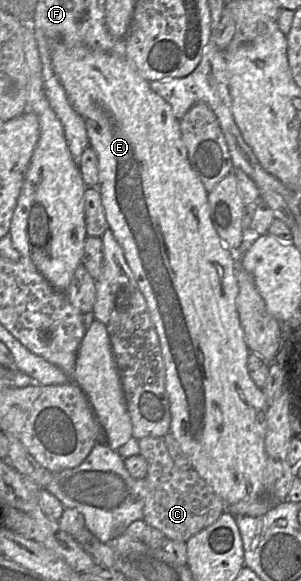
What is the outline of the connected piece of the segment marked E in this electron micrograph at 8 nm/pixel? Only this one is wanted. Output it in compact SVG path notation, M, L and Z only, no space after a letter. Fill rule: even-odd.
M55 44L51 56L52 69L63 86L73 109L83 118L91 146L97 154L99 164L98 190L101 193L109 228L122 247L127 263L134 275L137 285L146 299L152 323L157 332L165 366L165 389L171 413L170 433L179 443L182 452L188 457L192 468L223 500L226 505L237 503L260 491L266 466L265 435L267 426L268 404L261 388L251 379L247 361L249 348L241 327L236 306L238 284L236 279L236 255L222 242L210 216L208 192L200 178L192 169L187 150L182 139L180 121L175 117L170 105L151 88L130 65L126 58L116 54L93 50L85 47L68 47Z

